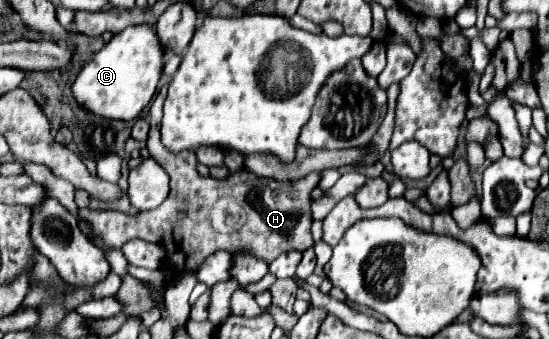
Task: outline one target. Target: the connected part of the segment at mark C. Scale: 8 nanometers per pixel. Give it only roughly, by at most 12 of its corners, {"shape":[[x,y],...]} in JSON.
{"shape":[[130,26],[72,82],[78,106],[134,120],[162,76],[152,26]]}

